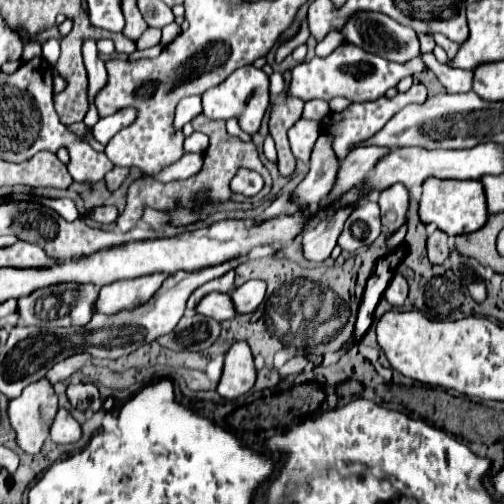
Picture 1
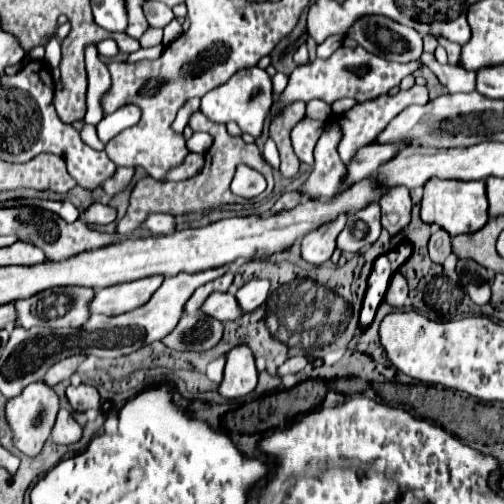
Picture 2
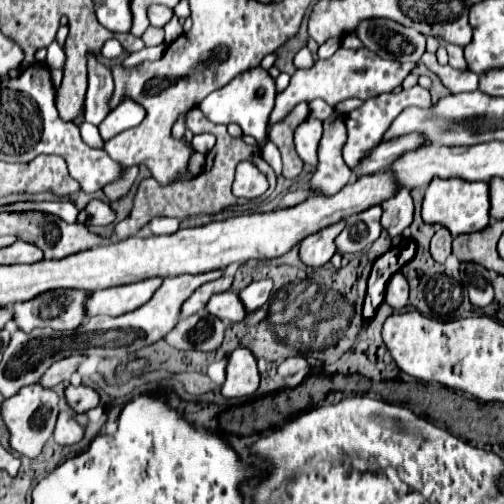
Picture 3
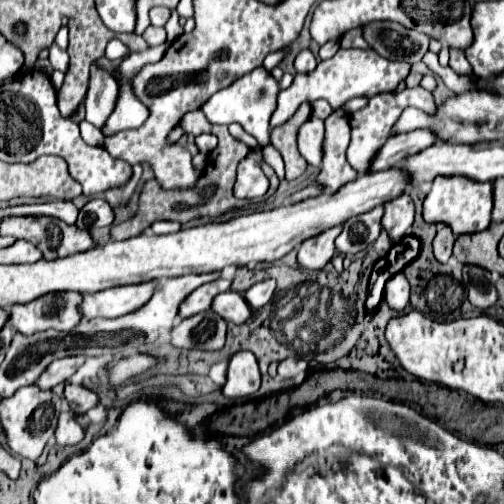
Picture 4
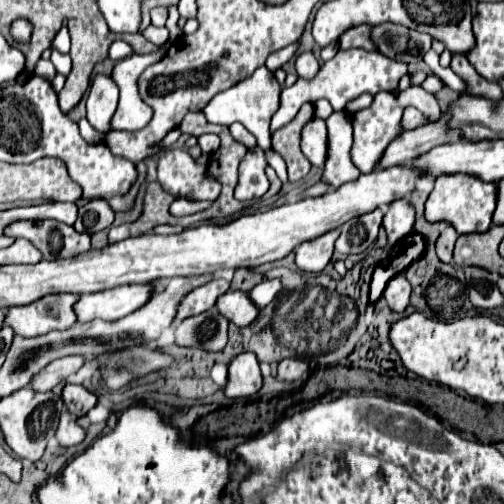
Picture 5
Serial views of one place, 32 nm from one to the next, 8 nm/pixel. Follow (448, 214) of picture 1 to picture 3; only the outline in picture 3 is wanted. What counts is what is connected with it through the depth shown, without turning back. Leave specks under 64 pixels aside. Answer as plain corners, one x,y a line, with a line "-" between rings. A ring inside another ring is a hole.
434,178
422,202
422,218
428,224
446,226
452,236
484,230
490,222
488,182
468,182
462,178

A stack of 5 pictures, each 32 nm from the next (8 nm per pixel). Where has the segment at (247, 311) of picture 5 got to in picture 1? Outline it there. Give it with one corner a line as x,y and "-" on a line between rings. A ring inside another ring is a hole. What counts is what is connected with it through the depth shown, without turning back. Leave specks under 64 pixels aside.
212,292
208,294
196,308
196,312
204,314
204,316
210,316
218,322
224,322
224,320
232,320
236,318
236,306
232,302
232,296
230,294
220,294
220,292

